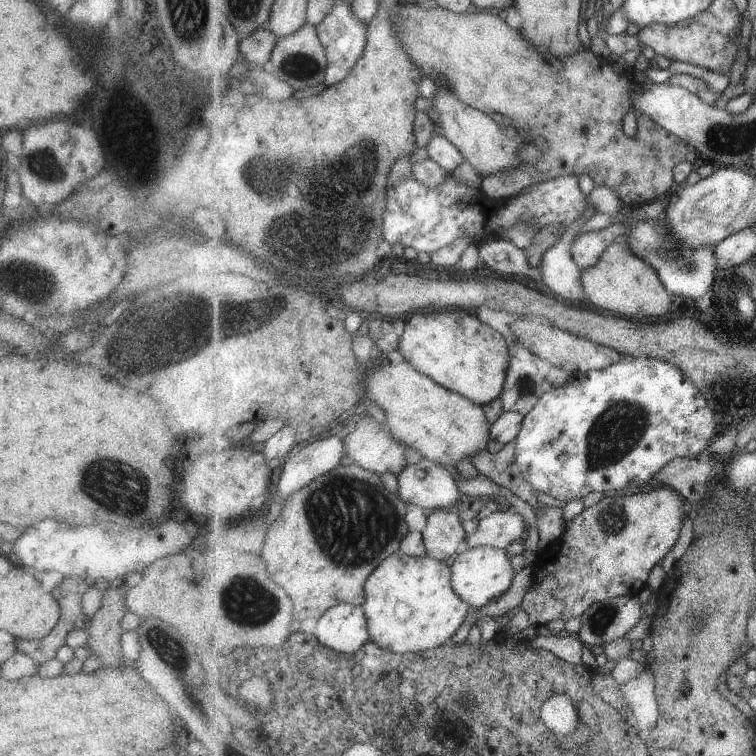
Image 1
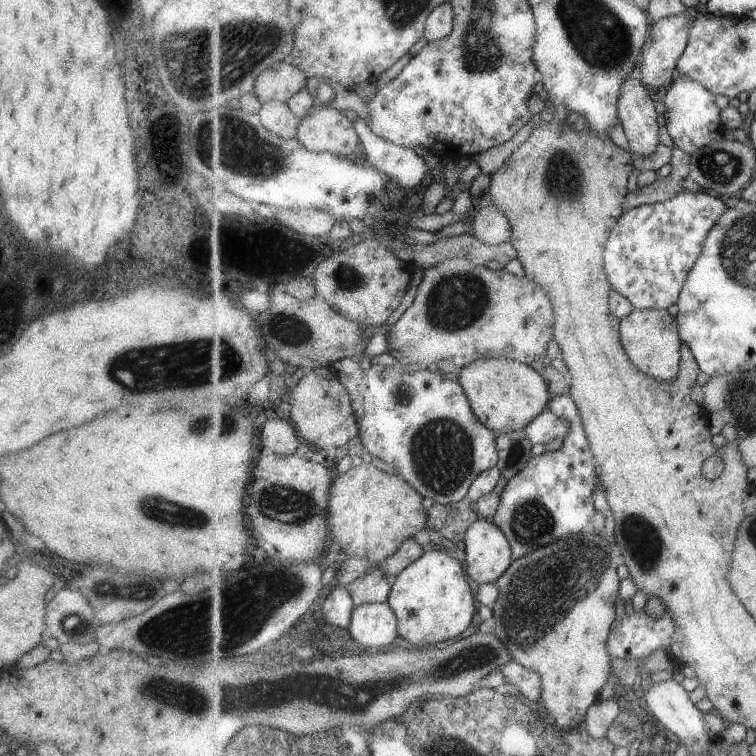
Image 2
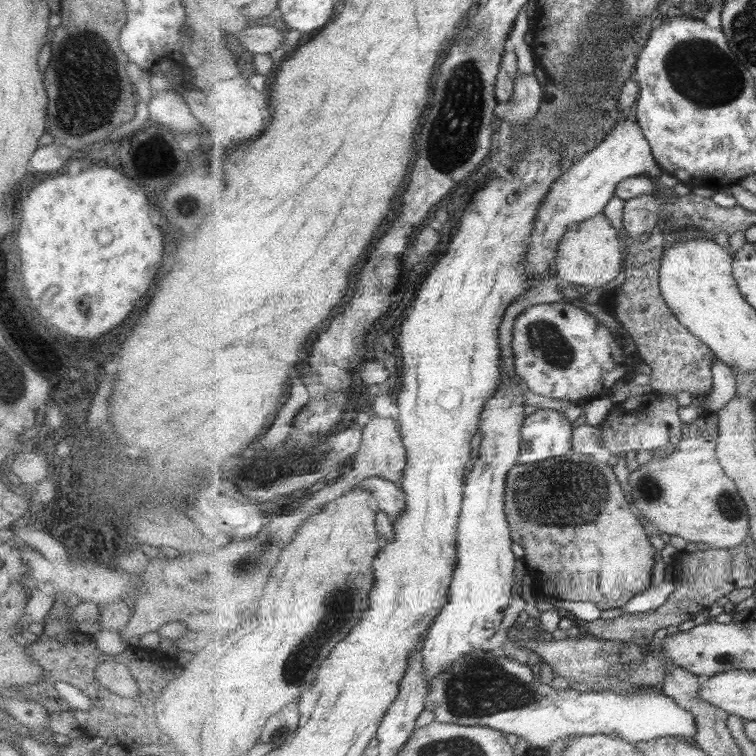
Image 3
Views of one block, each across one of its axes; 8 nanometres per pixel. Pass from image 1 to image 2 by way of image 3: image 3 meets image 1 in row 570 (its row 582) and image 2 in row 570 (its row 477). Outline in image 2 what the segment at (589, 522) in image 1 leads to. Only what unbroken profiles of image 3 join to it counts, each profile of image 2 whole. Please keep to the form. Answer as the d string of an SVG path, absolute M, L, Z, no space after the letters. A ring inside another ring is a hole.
M590 526L586 530L583 530L583 532L579 532L579 534L571 534L571 536L567 536L567 538L559 538L557 542L553 542L553 544L549 544L549 546L541 546L541 548L533 550L533 552L527 554L527 556L514 559L513 564L509 566L509 570L507 570L505 576L499 578L496 582L497 586L499 586L499 590L501 590L501 596L497 598L495 604L490 606L493 611L492 617L495 619L493 631L497 638L501 640L503 646L511 652L511 656L515 658L515 661L523 666L527 666L527 668L531 668L531 670L535 670L535 672L541 676L541 680L543 680L541 698L544 709L543 714L545 714L547 720L555 722L555 726L561 728L561 730L571 730L571 728L575 728L577 724L581 724L583 718L586 718L588 710L599 699L601 688L607 684L610 678L614 677L611 666L612 656L610 651L607 650L607 640L609 640L612 625L617 619L618 611L615 610L615 608L617 608L615 604L617 604L619 584L621 584L621 578L618 572L620 566L617 566L617 564L613 562L613 550L611 550L611 548L614 545L615 542L609 541L605 534L595 533Z

